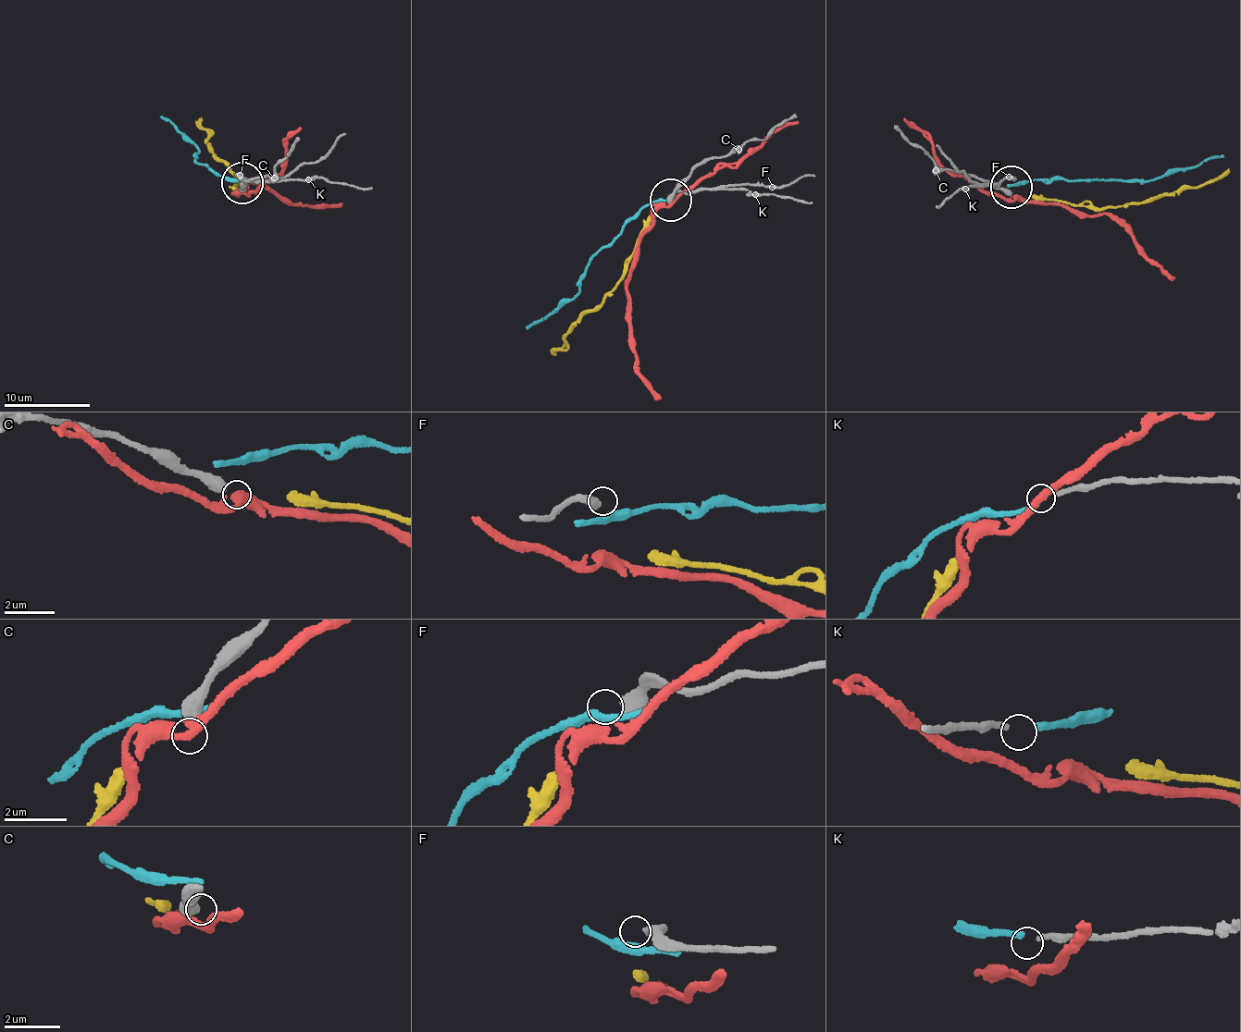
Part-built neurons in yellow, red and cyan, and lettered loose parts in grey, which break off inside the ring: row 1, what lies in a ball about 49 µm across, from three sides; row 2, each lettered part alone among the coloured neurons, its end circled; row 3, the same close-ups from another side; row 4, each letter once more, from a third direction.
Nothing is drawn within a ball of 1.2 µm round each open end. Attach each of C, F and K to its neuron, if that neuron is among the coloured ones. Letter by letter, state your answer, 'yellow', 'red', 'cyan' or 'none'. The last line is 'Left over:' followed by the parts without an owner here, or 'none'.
C: none
F: none
K: cyan
Left over: C, F

